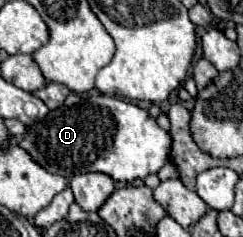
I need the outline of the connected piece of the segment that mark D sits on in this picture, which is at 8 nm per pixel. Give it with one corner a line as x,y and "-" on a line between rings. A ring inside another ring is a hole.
95,93
73,107
49,111
45,119
29,125
19,147
43,169
65,179
71,179
77,173
97,171
109,175
113,181
129,183
133,179
143,179
149,173
157,173
167,163
171,135
135,103

